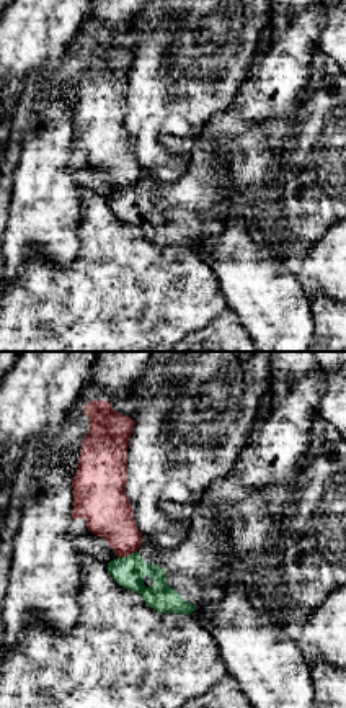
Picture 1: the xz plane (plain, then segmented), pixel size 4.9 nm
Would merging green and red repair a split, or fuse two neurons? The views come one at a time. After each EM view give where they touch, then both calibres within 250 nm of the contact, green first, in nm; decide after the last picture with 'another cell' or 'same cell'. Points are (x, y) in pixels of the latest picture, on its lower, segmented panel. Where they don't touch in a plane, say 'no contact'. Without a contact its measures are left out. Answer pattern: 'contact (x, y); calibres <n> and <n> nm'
contact (126, 556); calibres 150 and 240 nm

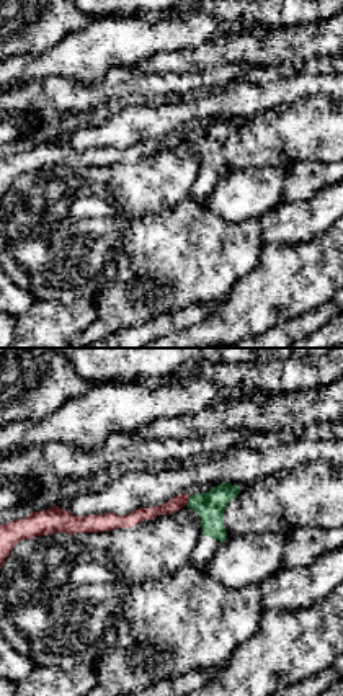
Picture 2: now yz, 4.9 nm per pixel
contact (188, 502); calibres 140 and 70 nm

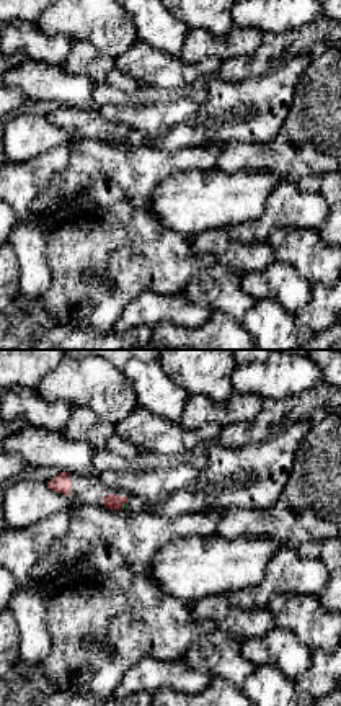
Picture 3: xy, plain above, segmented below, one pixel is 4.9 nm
contact (124, 505); calibres 20 and 80 nm

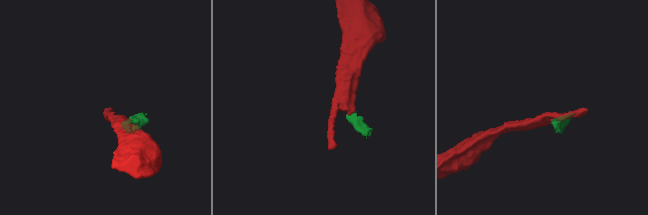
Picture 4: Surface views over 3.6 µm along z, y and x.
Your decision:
another cell

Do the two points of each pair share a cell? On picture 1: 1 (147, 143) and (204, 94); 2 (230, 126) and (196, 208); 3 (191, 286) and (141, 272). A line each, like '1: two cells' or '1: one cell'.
1: one cell
2: one cell
3: one cell

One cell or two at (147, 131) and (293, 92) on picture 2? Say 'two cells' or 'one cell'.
one cell

